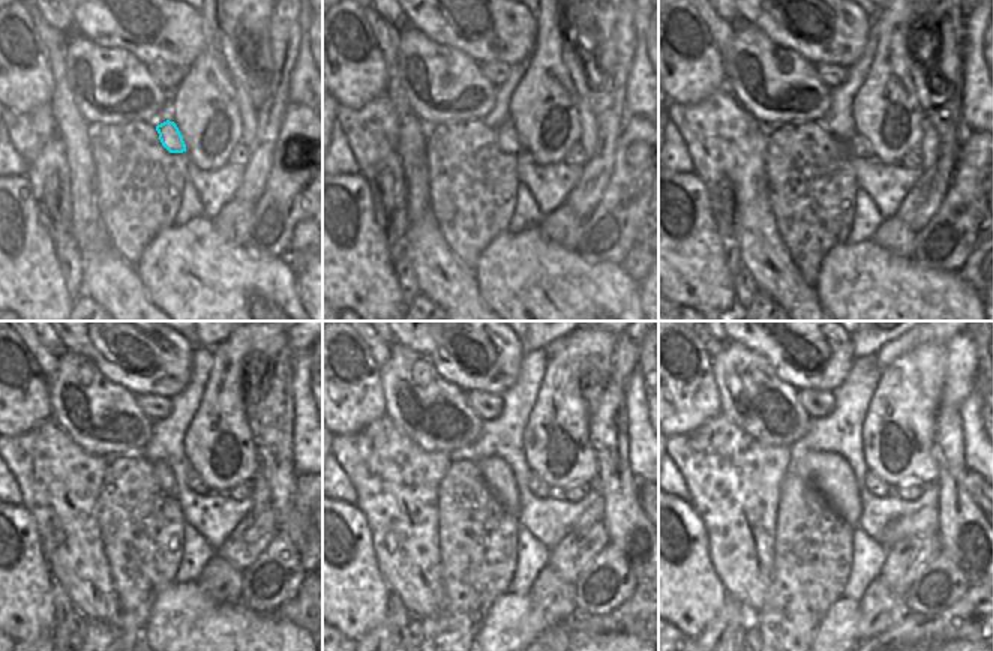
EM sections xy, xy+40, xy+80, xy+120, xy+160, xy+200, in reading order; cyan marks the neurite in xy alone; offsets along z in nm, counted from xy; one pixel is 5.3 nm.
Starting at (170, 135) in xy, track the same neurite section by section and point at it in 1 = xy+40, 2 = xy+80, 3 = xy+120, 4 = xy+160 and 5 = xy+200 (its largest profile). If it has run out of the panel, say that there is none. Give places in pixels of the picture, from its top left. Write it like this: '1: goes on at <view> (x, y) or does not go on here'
1: goes on at xy+40 (509, 140)
2: goes on at xy+80 (858, 146)
3: goes on at xy+120 (195, 483)
4: goes on at xy+160 (534, 483)
5: goes on at xy+200 (876, 485)

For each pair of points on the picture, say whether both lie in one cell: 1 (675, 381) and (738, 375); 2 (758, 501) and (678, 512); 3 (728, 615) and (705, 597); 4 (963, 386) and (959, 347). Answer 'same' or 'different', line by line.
1: different
2: different
3: different
4: same

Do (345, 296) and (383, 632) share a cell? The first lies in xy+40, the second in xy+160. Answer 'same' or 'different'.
different

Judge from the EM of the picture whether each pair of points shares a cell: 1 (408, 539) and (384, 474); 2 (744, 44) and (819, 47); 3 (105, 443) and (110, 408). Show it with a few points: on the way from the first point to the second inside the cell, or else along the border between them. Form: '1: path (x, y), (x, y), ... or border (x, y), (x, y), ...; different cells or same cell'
1: path (404, 522), (396, 491); same cell
2: border (750, 24), (776, 44), (810, 62); different cells
3: path (105, 434), (105, 417); same cell

